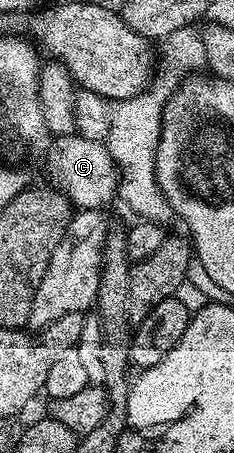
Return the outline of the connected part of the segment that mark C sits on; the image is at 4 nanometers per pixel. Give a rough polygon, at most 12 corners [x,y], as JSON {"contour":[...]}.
{"contour":[[61,134],[46,170],[73,207],[117,197],[118,169],[104,142]]}

